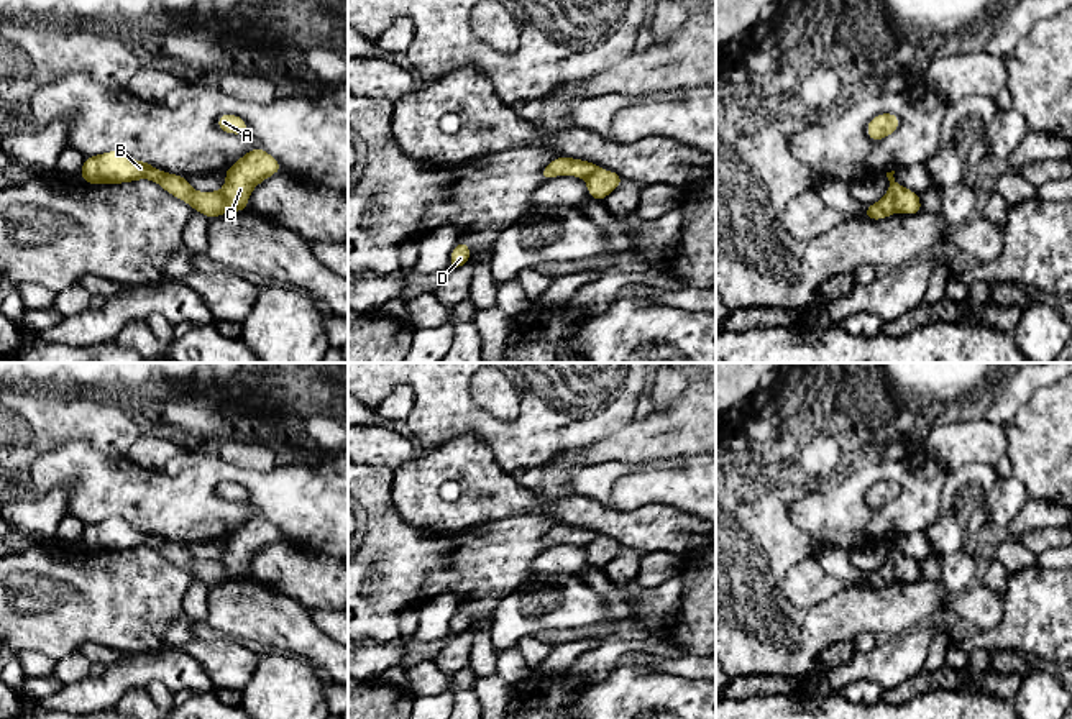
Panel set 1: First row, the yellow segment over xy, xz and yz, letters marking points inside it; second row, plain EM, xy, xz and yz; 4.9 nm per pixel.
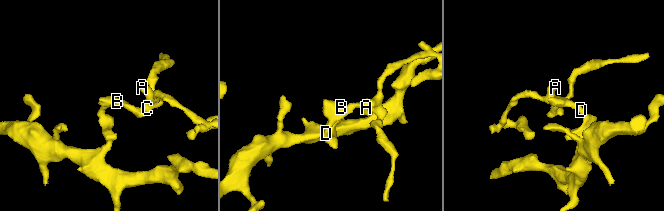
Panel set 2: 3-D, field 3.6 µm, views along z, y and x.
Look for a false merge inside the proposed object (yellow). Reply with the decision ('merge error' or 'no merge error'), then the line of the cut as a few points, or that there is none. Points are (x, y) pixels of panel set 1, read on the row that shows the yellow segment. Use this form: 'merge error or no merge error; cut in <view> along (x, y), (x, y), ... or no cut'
merge error; cut in yz along (890, 189), (893, 206), (898, 210)

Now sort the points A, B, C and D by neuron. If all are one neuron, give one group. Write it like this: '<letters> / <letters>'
A C / B D

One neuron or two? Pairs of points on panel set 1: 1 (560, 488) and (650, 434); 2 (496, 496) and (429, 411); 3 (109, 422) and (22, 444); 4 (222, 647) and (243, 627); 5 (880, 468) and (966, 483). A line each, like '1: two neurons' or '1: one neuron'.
1: one neuron
2: two neurons
3: one neuron
4: two neurons
5: two neurons

